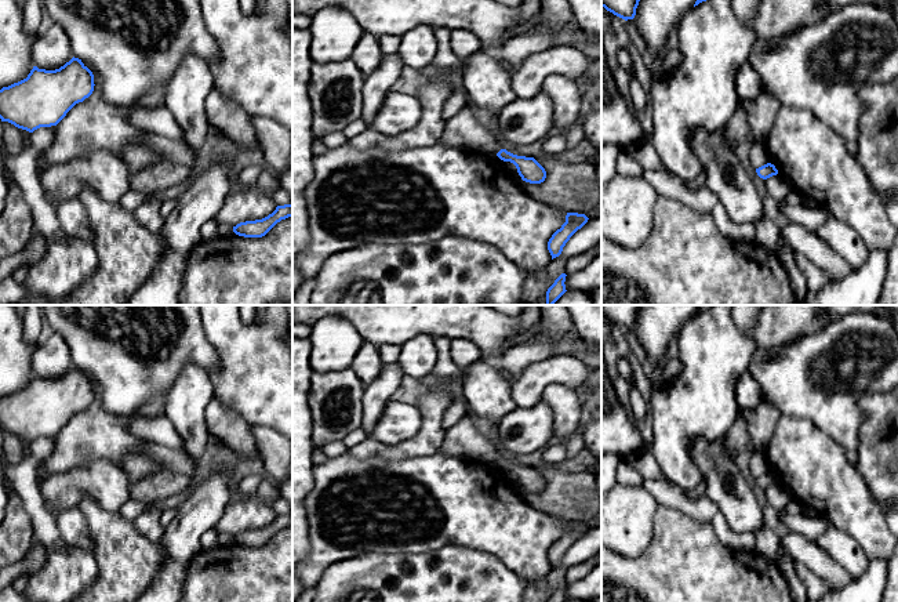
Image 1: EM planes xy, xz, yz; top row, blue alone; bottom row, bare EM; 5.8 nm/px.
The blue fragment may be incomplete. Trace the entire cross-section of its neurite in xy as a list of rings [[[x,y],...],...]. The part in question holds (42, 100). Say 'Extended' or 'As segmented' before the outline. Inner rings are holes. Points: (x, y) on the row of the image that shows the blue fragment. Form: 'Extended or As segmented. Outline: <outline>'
As segmented. Outline: [[[74,57],[55,70],[33,66],[26,79],[0,90],[0,119],[29,133],[57,126],[94,86],[92,72]]]

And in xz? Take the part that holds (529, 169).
Extended. Outline: [[[469,108],[461,109],[446,122],[440,142],[447,146],[459,146],[479,150],[484,155],[497,155],[503,162],[516,166],[523,181],[541,184],[546,178],[545,168],[534,159],[508,152],[502,144],[472,115]]]

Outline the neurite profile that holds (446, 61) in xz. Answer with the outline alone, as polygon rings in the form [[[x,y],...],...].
[[[433,28],[433,32],[437,41],[437,52],[432,65],[441,75],[461,76],[465,69],[465,61],[454,52],[451,44],[451,30],[447,28]]]

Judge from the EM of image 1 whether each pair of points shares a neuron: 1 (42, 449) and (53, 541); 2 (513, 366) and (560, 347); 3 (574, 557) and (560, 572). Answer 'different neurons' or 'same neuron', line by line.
1: same neuron
2: different neurons
3: same neuron

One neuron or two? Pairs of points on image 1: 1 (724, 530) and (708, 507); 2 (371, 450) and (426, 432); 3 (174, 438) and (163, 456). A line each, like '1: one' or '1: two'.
1: two
2: one
3: two

